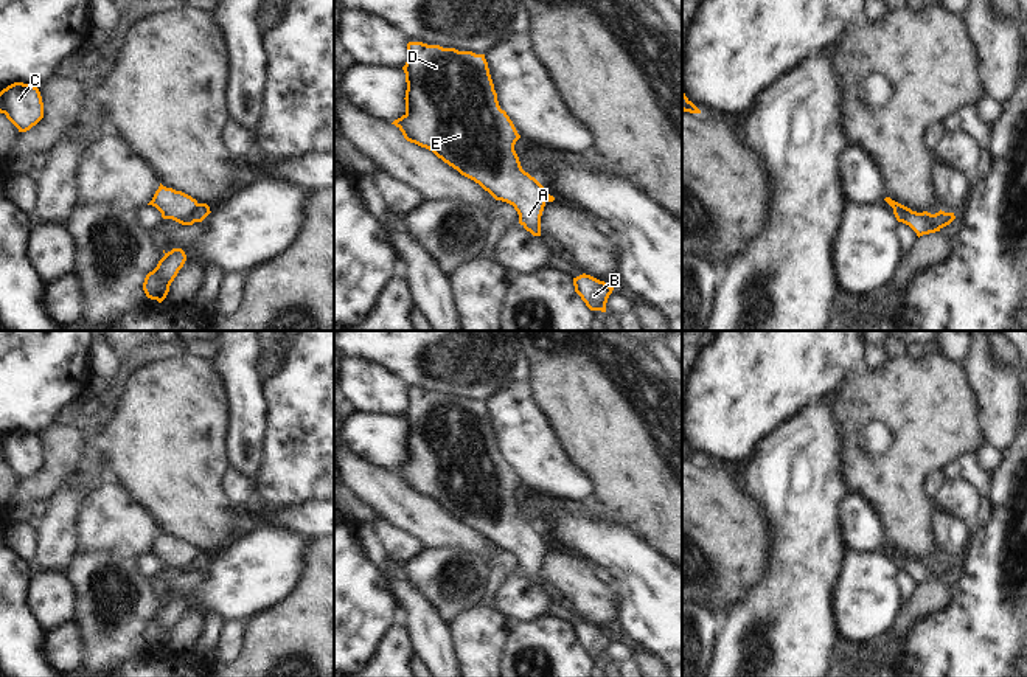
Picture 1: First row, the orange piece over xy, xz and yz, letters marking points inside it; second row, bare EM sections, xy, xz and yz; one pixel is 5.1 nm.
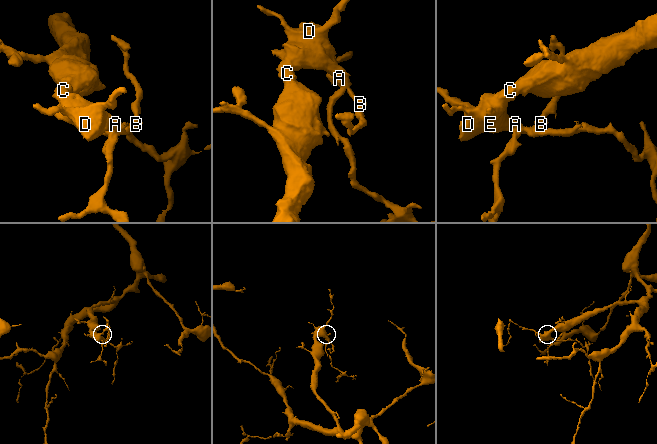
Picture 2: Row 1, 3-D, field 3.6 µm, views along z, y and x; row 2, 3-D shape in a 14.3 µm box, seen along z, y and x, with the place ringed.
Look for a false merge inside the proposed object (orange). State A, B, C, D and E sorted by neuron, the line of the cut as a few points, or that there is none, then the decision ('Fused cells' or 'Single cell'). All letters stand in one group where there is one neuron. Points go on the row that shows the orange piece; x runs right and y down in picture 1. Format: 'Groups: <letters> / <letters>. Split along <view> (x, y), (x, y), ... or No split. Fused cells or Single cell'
Groups: A C D E / B. Split along xy (198, 204), (179, 222). Fused cells.

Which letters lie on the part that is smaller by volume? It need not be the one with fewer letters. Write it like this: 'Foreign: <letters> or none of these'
Foreign: B

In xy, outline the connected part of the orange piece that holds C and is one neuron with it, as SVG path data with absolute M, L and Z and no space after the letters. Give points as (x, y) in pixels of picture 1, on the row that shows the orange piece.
M14 82L0 92L0 113L26 132L44 118L44 102L37 87Z

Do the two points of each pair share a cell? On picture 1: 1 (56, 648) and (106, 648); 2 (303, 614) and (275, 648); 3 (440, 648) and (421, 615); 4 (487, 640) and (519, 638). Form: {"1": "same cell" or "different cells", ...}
{"1": "different cells", "2": "same cell", "3": "same cell", "4": "different cells"}

